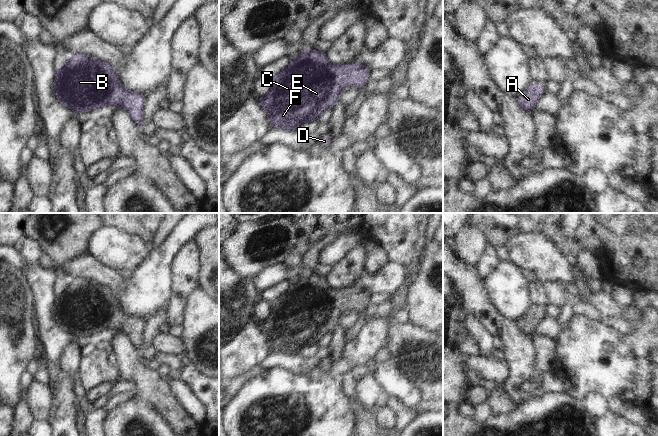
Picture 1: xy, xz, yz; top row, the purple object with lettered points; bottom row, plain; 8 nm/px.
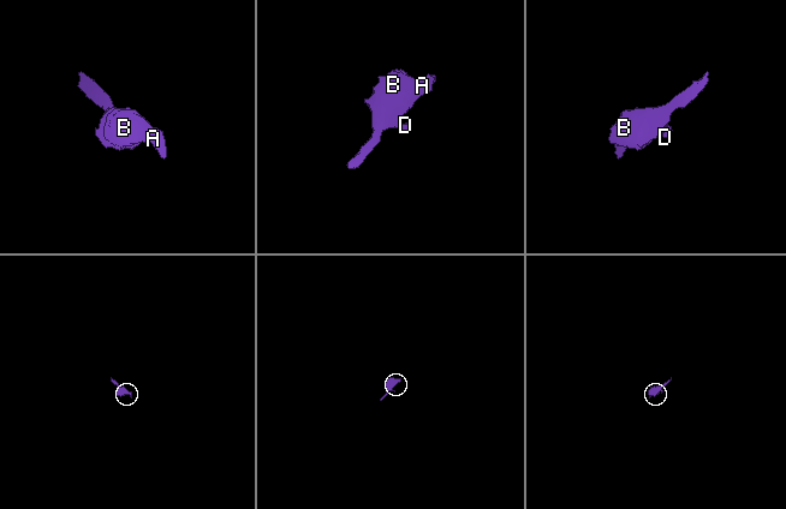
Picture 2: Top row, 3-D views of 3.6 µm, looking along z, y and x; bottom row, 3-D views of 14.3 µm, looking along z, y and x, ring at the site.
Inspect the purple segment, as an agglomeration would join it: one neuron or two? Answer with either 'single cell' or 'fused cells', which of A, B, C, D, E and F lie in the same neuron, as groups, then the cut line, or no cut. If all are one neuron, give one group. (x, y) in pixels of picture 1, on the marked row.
single cell; A B C D E F; no cut

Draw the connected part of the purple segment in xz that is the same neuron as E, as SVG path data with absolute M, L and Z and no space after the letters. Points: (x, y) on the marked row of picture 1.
M307 48L283 71L270 78L270 91L266 95L258 97L258 103L267 113L273 128L293 131L301 123L317 121L325 111L333 109L338 104L339 95L349 84L358 90L362 89L369 81L369 73L370 70L361 63L353 62L350 65L330 63L325 53Z

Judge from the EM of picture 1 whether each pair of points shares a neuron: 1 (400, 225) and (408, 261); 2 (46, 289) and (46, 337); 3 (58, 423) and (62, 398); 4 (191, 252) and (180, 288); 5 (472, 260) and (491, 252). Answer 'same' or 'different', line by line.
1: same
2: same
3: same
4: same
5: different

